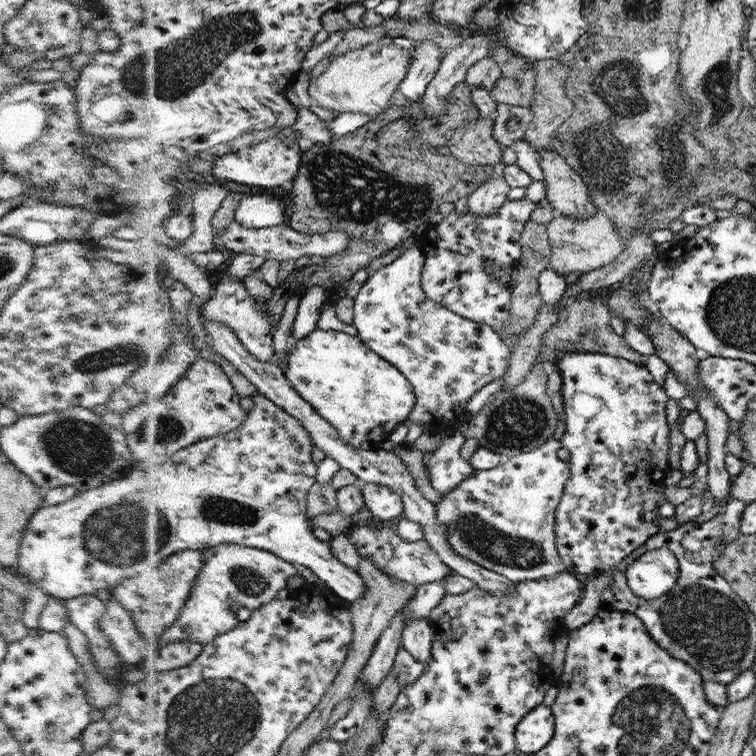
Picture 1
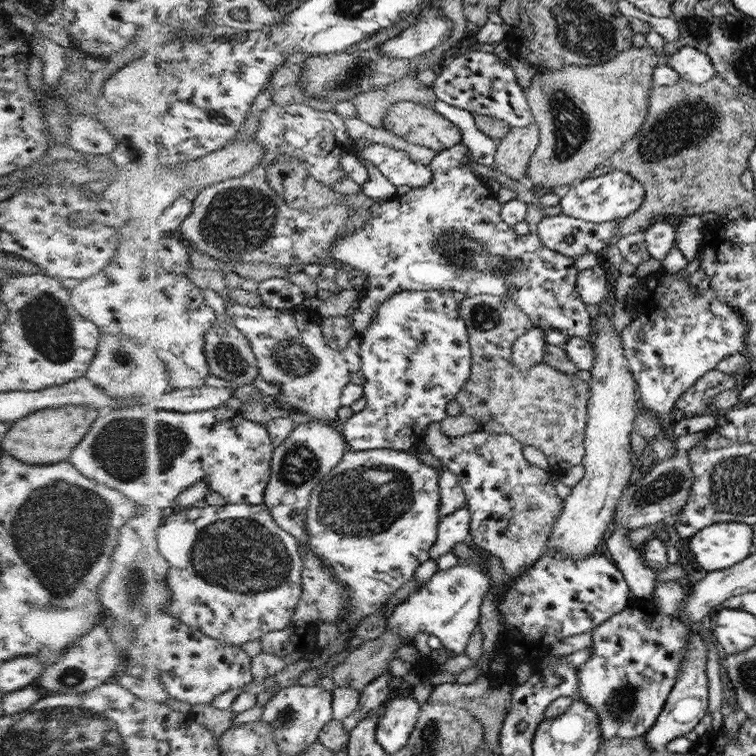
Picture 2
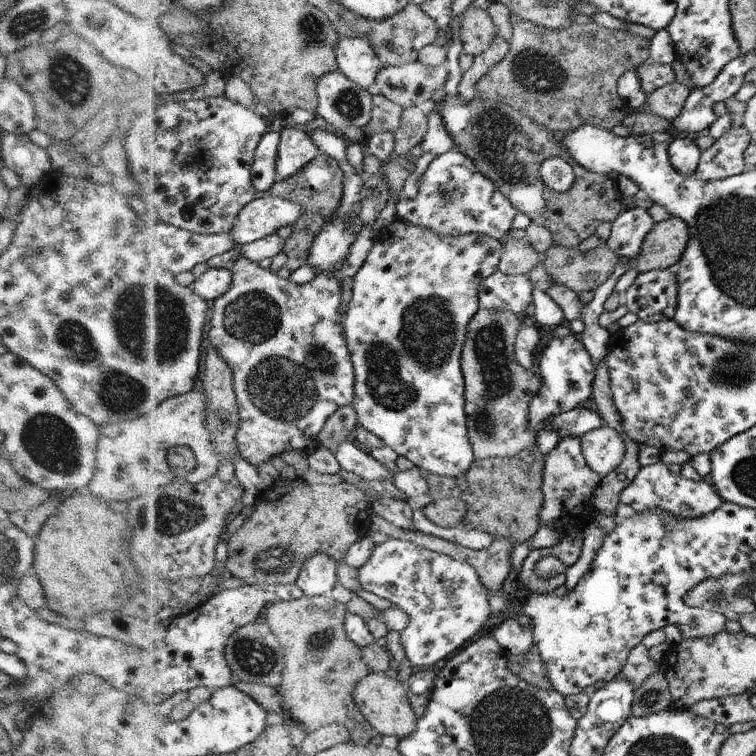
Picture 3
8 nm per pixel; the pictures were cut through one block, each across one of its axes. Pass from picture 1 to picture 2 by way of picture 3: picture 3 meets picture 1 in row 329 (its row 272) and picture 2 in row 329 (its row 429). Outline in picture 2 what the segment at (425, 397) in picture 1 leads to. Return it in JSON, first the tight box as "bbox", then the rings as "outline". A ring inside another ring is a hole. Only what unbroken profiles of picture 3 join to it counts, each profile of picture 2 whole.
{"bbox":[340,290,472,451],"outline":[[[409,290],[400,291],[388,301],[382,303],[382,308],[378,309],[378,318],[374,324],[370,325],[370,329],[362,333],[362,362],[363,367],[361,372],[366,376],[365,383],[365,398],[367,399],[367,406],[363,411],[356,413],[354,417],[350,418],[344,424],[340,424],[342,431],[346,436],[346,440],[353,450],[369,451],[374,449],[394,449],[403,451],[413,451],[420,447],[422,438],[425,432],[433,423],[440,424],[448,416],[446,413],[446,406],[455,399],[458,393],[465,387],[466,382],[469,381],[471,375],[472,359],[471,348],[469,344],[468,329],[464,319],[461,317],[460,303],[466,298],[461,292],[441,291],[441,290]]]}

